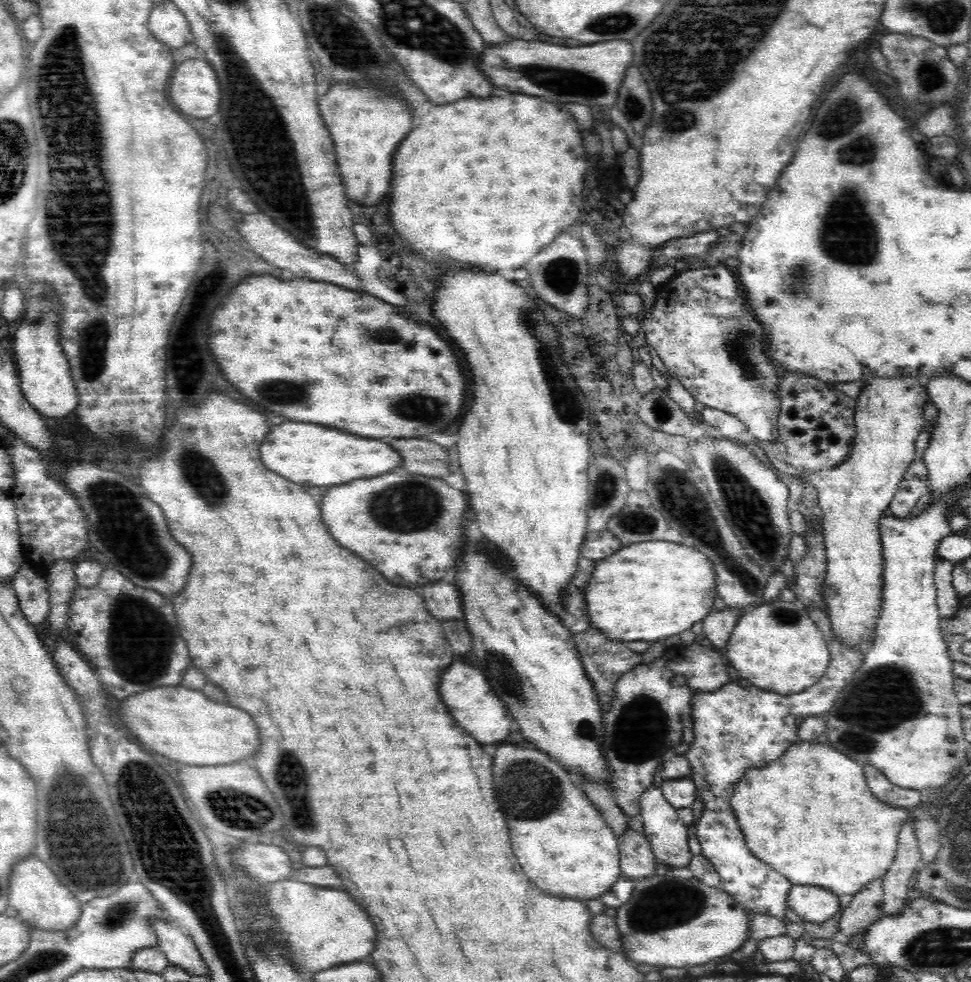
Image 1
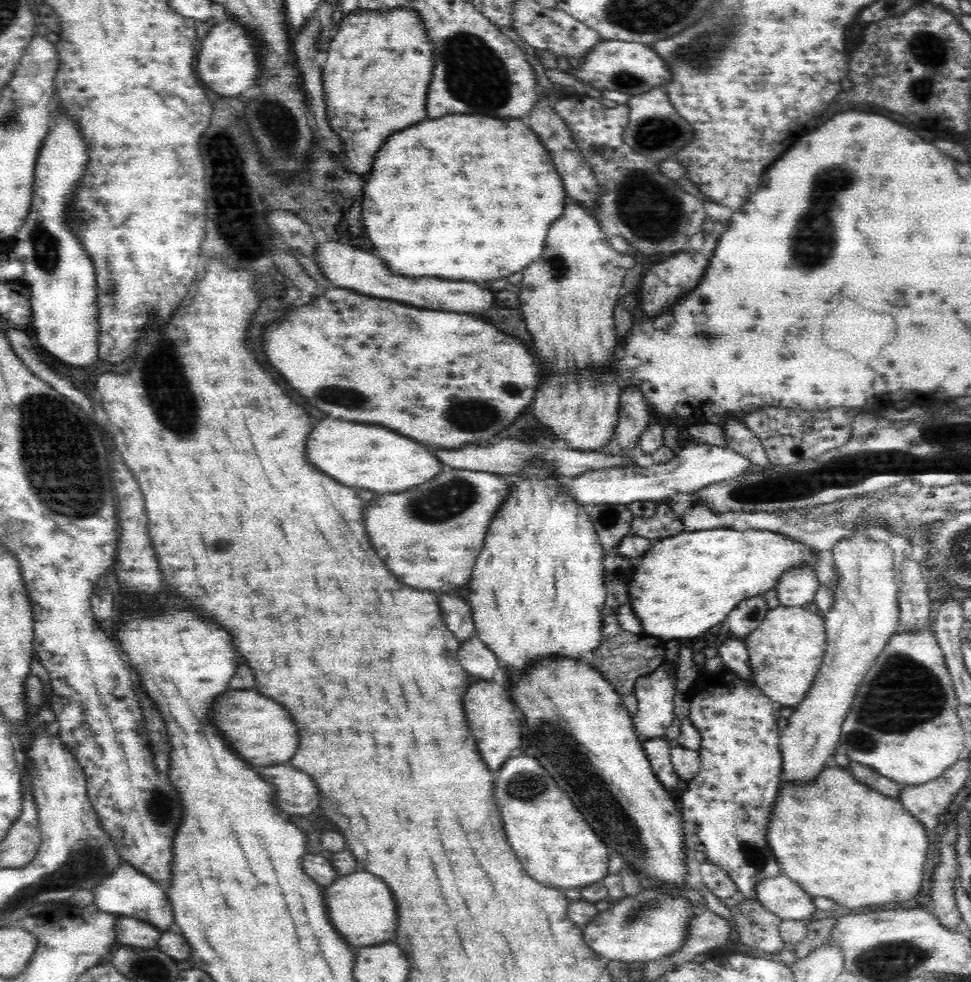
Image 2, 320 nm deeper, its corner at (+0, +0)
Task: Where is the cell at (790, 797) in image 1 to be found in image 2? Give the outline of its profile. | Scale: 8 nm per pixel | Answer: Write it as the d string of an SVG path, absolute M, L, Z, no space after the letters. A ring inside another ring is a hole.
M833 763L824 768L826 770L822 770L822 774L812 784L808 784L808 786L786 786L786 788L782 788L778 800L773 799L771 810L774 810L774 818L772 818L772 822L767 823L765 838L768 840L769 848L772 849L773 856L776 857L777 864L781 866L783 874L789 876L794 882L798 882L812 898L825 897L851 909L860 908L860 906L878 906L886 904L886 902L914 902L922 888L922 874L924 874L926 850L928 850L928 837L926 836L928 831L924 825L904 808L898 798L882 796L875 790L868 790L869 787L861 782L856 782L848 770L840 770Z

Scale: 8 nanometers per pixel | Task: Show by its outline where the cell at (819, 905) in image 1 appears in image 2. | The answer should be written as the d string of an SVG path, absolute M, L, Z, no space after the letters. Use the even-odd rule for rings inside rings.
M784 874L764 880L756 886L760 904L781 919L811 921L819 916L812 896Z

